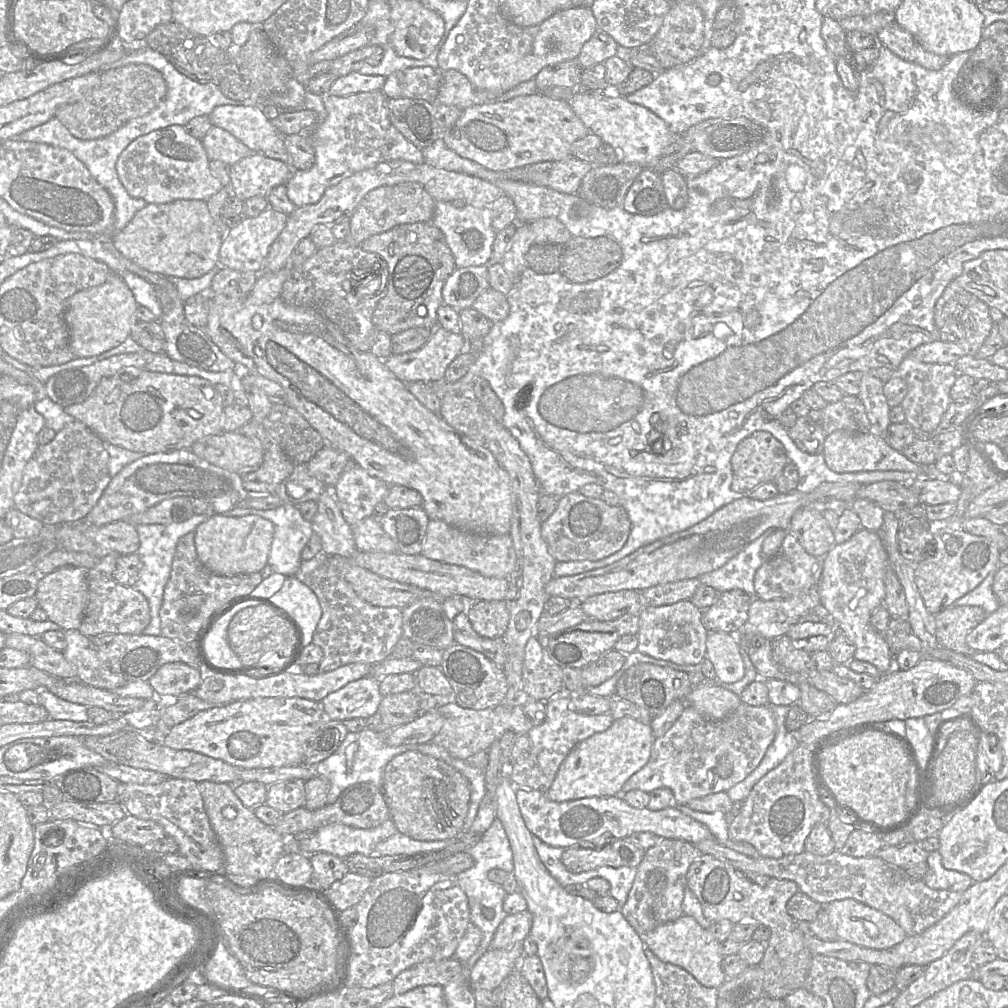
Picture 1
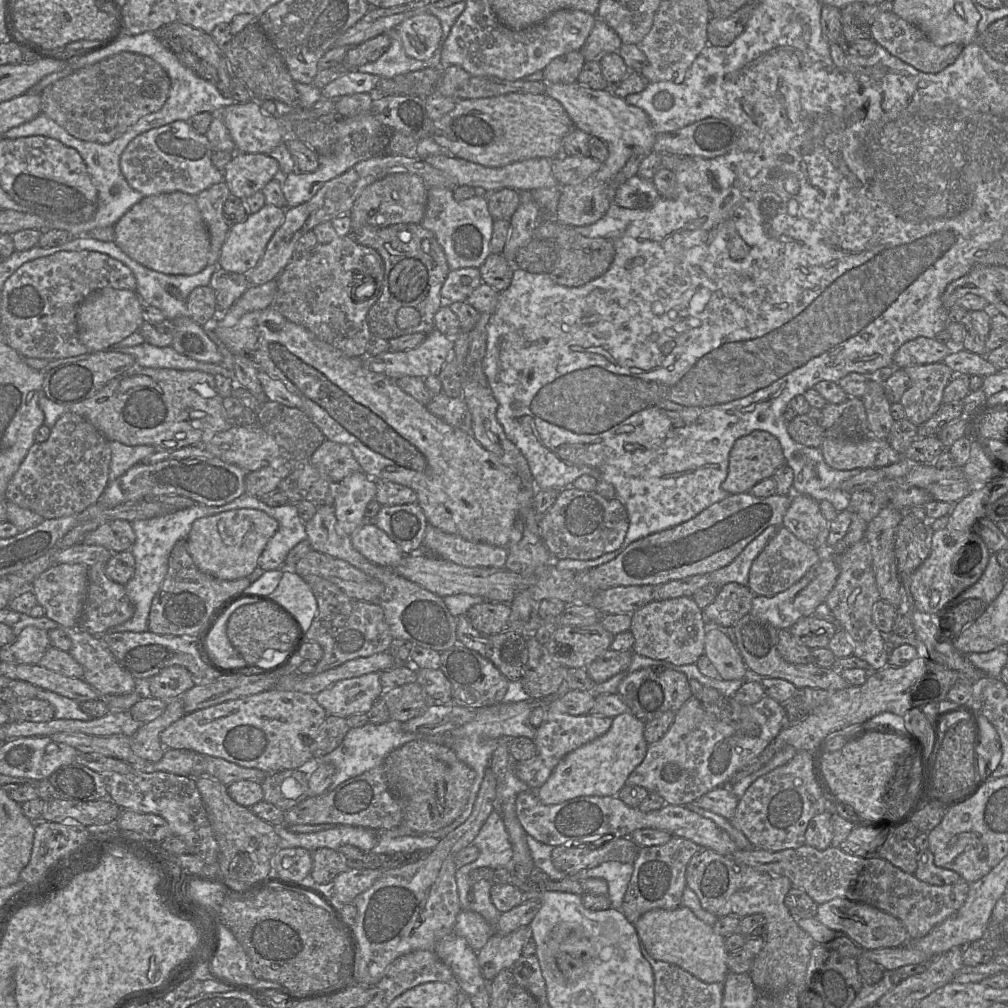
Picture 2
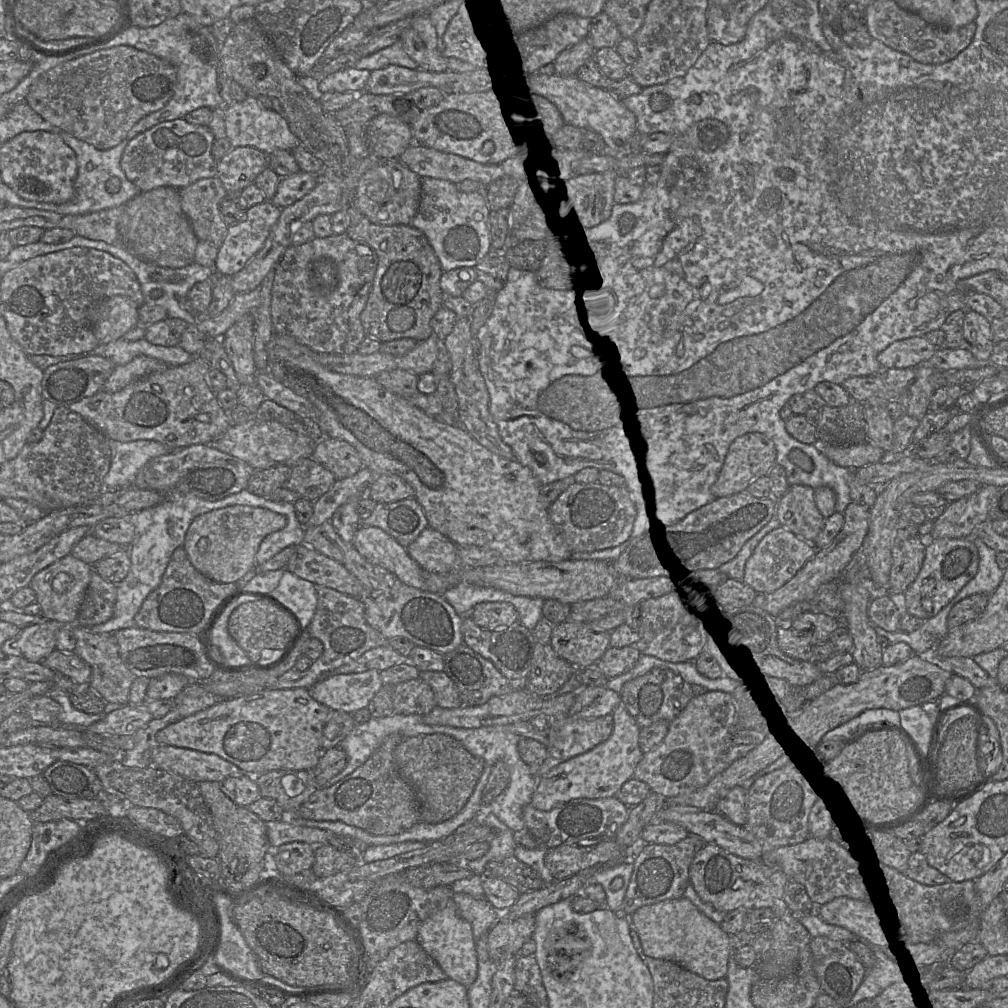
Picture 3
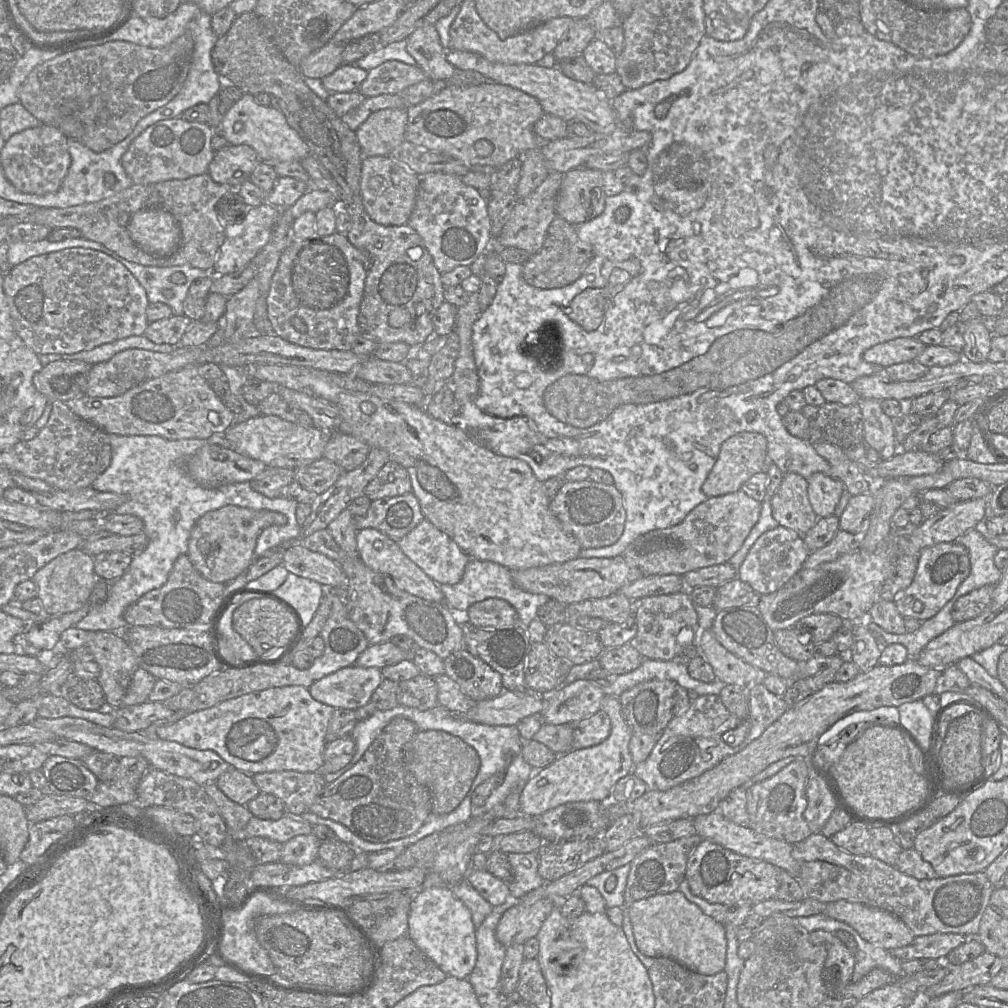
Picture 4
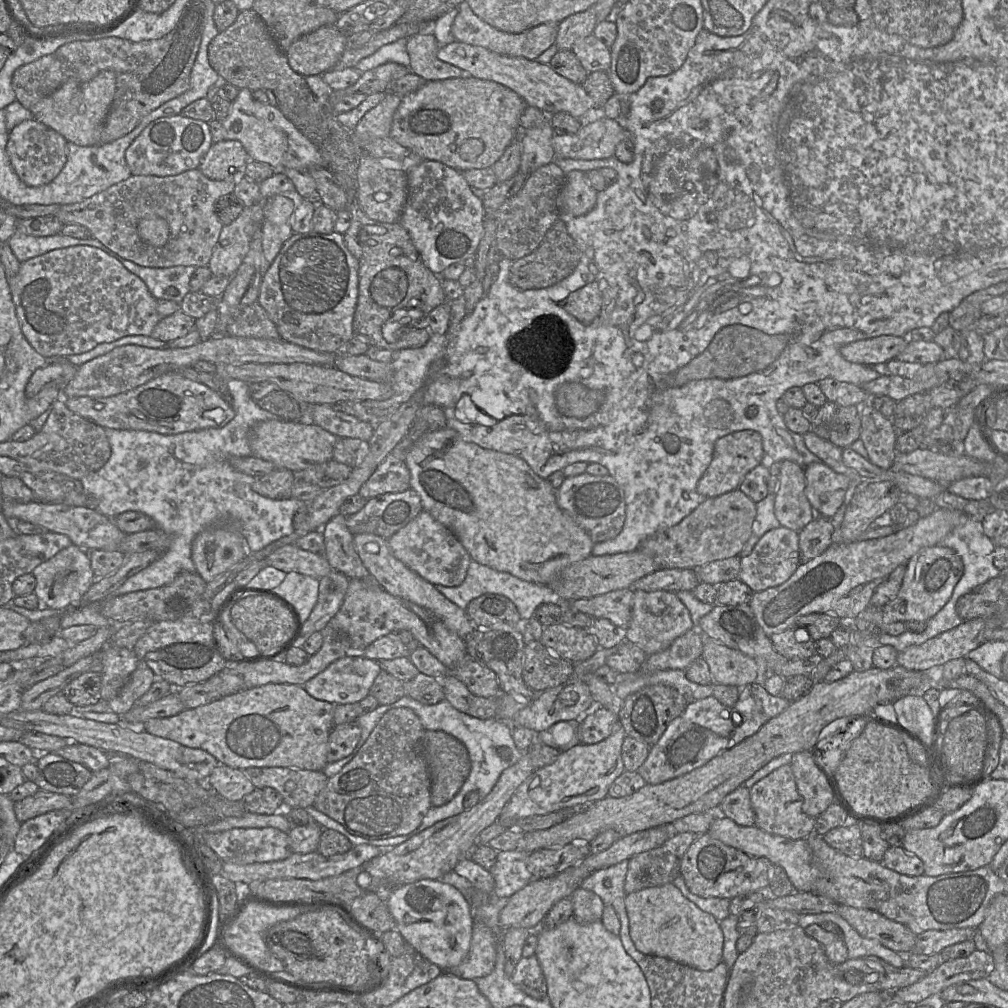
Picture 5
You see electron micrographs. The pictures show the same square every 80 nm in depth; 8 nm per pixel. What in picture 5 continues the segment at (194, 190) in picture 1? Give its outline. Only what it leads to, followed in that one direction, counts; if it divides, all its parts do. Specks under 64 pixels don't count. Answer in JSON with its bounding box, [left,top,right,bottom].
[125,114,213,176]

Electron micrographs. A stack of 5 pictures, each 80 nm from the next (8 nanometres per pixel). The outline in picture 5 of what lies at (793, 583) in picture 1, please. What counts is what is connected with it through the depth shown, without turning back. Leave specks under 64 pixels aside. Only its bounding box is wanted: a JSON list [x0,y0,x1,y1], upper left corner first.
[739,526,801,592]

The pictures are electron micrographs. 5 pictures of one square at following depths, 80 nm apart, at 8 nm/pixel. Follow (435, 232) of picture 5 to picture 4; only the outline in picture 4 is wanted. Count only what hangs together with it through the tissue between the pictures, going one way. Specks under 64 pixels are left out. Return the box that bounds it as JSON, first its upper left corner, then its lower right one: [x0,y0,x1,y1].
[407,172,492,274]

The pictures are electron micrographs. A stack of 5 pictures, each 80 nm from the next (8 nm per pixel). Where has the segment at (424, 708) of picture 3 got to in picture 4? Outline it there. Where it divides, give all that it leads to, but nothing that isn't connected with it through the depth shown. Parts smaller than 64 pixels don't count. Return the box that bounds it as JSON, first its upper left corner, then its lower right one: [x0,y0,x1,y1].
[397,674,438,711]

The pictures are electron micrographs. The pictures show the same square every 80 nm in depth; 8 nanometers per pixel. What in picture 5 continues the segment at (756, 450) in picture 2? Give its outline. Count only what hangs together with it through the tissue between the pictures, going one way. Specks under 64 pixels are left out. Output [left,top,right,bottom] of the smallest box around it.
[696,430,767,498]

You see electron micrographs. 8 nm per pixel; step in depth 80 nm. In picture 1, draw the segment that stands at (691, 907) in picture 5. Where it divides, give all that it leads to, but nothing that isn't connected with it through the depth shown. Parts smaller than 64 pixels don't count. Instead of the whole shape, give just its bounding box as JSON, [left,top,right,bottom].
[640,915,726,989]

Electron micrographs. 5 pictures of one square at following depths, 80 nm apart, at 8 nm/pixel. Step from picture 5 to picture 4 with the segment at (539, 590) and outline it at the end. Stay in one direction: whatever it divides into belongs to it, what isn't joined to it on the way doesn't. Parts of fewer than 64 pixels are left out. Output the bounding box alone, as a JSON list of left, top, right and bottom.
[439,559,550,627]

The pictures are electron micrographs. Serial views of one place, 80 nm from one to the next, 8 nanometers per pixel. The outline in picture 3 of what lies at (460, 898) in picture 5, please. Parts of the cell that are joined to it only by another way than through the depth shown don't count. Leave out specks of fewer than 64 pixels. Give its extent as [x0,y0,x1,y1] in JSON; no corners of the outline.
[416,898,478,988]

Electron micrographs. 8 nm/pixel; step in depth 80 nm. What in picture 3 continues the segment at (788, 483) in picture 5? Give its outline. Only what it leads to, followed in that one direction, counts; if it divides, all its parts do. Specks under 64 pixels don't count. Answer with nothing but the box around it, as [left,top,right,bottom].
[776,485,825,544]

